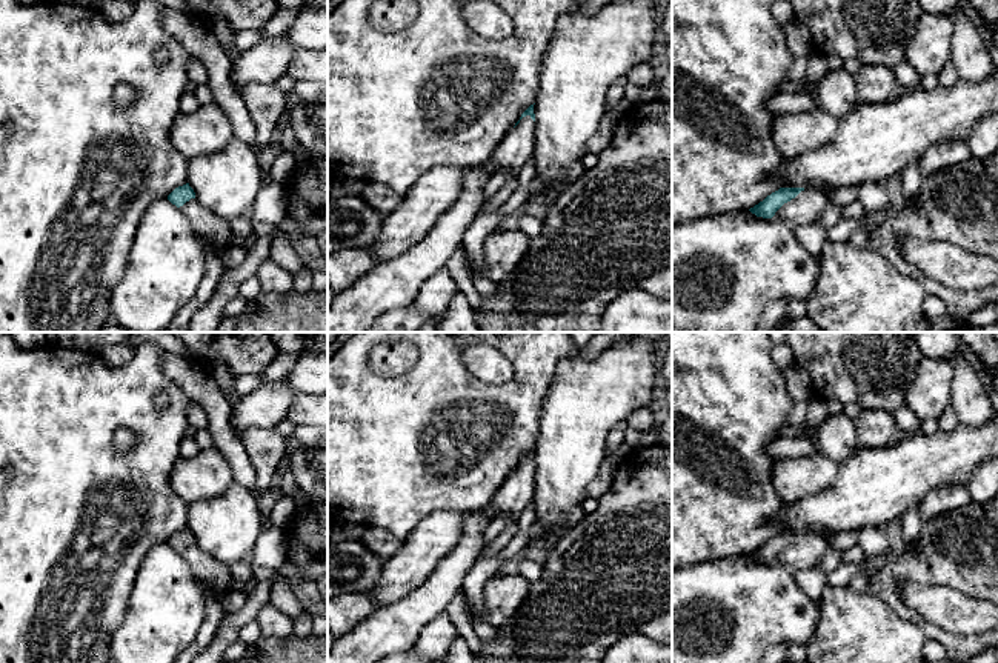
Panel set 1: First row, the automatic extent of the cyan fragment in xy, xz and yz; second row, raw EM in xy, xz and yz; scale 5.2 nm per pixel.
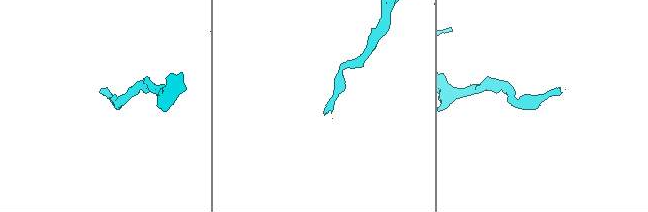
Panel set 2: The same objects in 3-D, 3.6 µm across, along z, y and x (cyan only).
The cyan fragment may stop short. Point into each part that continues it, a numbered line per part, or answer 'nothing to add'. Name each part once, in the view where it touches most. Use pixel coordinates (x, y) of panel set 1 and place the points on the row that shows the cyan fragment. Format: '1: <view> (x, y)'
1: yz (803, 209)

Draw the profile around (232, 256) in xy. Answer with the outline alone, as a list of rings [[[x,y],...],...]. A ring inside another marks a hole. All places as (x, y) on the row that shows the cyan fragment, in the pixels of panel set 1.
[[[228,245],[221,251],[221,263],[225,268],[234,269],[243,265],[248,257],[248,249],[235,245]]]

